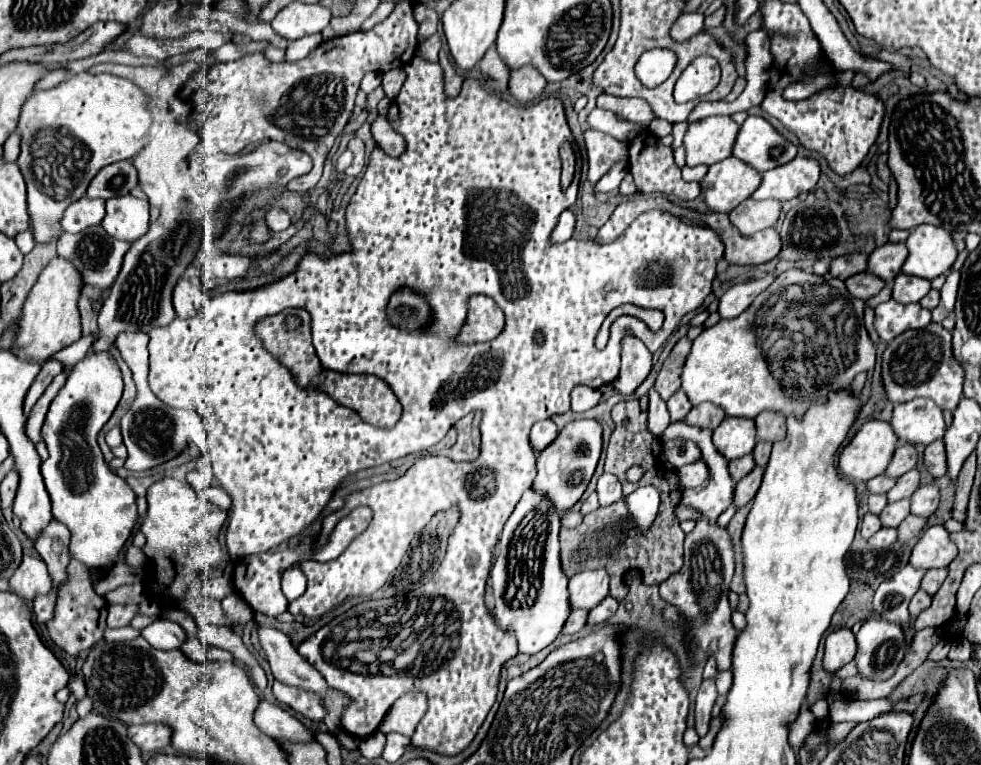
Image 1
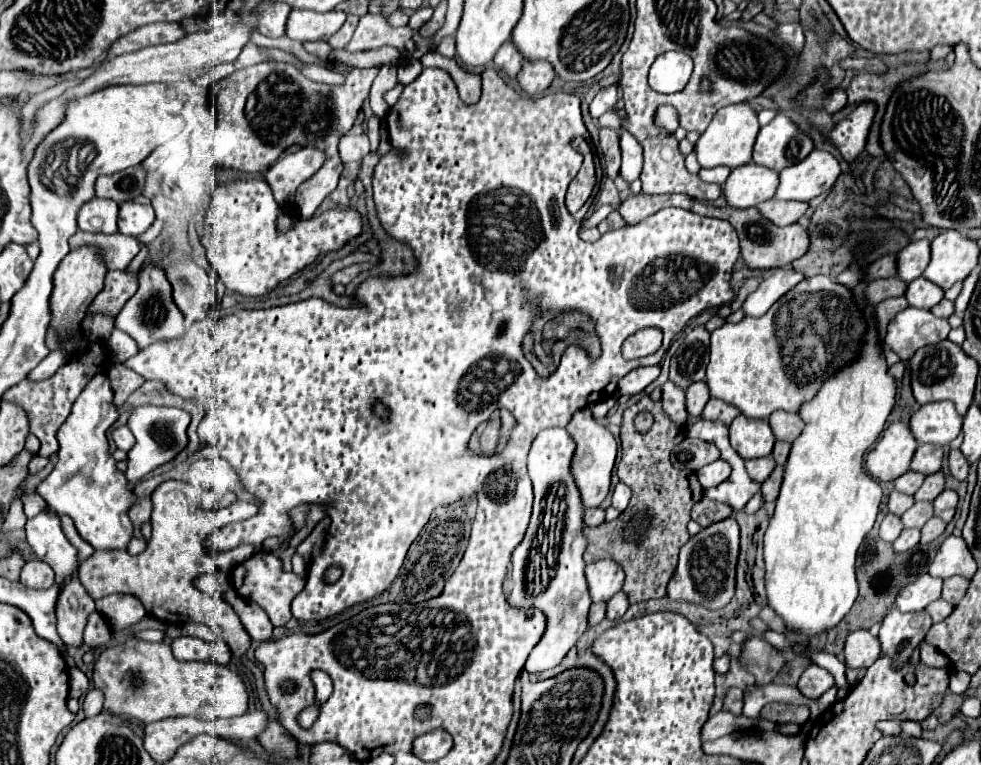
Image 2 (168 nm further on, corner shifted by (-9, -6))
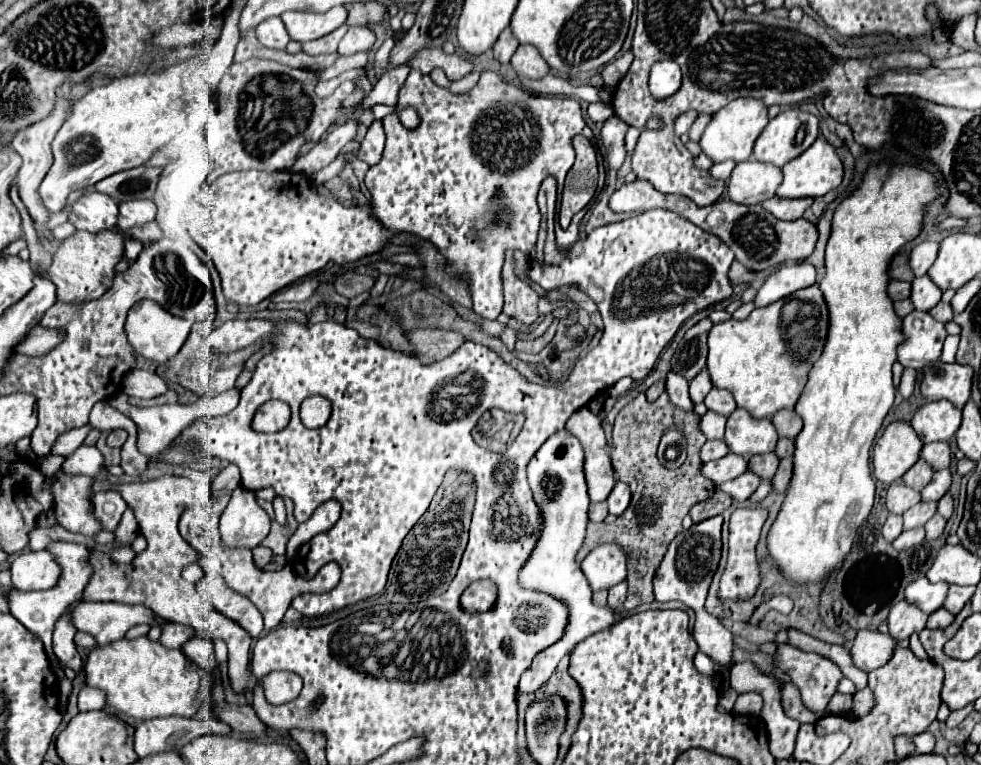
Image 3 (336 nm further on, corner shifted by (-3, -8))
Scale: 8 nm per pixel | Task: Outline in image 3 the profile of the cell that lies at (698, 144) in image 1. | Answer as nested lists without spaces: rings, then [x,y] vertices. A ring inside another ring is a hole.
[[[740,97],[740,99],[734,99],[730,101],[726,107],[722,107],[718,113],[714,113],[712,121],[708,123],[702,139],[700,139],[700,145],[702,145],[702,151],[714,161],[726,161],[726,159],[732,159],[736,163],[740,161],[746,161],[750,159],[752,155],[752,147],[754,147],[754,141],[758,139],[760,131],[768,125],[768,107],[758,101],[758,99],[750,99],[750,97]]]

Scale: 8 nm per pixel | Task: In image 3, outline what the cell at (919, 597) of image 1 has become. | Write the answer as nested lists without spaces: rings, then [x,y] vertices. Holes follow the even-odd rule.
[[[944,607],[934,611],[930,617],[928,617],[928,629],[946,629],[950,623],[954,621],[954,615],[950,615],[950,611],[946,611]]]

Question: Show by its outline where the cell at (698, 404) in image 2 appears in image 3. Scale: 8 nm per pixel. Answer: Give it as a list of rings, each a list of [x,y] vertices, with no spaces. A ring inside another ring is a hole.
[[[704,369],[696,375],[694,381],[690,381],[690,397],[694,403],[700,403],[704,401],[704,397],[708,395],[708,391],[712,389],[712,383],[710,383],[710,373]]]

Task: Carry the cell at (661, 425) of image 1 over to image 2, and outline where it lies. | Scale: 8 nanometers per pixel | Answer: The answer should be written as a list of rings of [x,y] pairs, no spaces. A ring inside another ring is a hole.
[[[666,381],[662,387],[662,409],[670,417],[672,423],[684,425],[686,423],[686,405],[684,405],[684,391],[676,387],[672,381]]]

